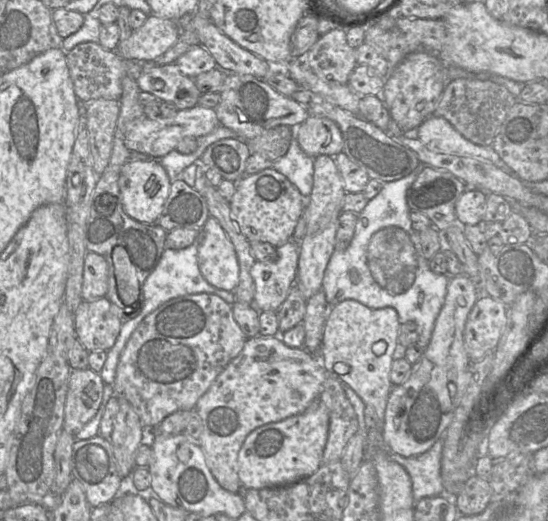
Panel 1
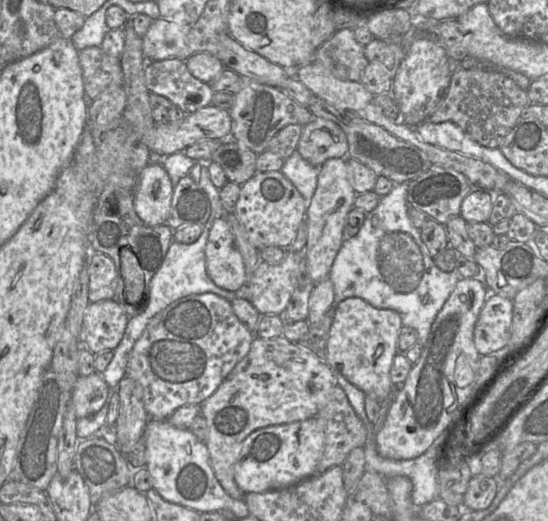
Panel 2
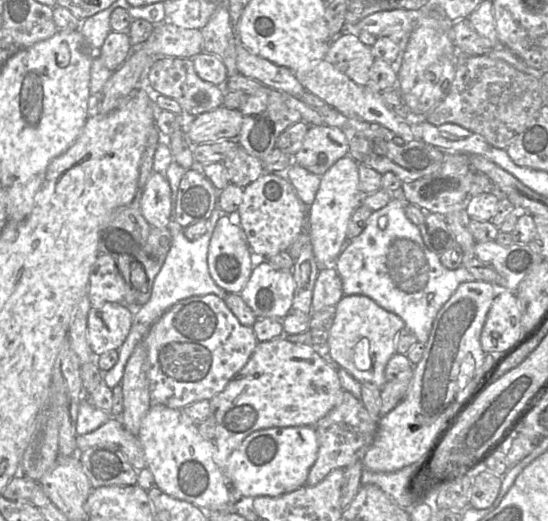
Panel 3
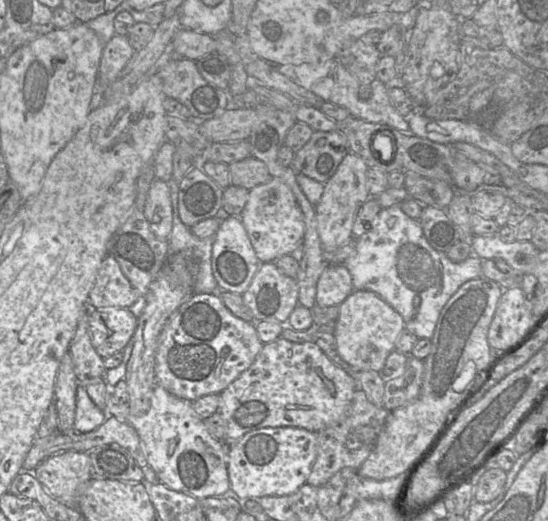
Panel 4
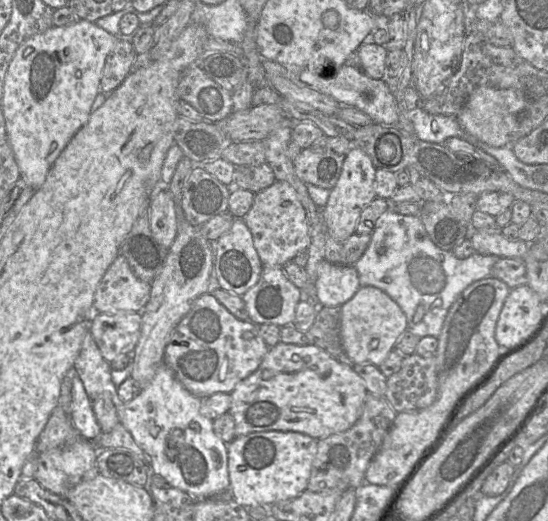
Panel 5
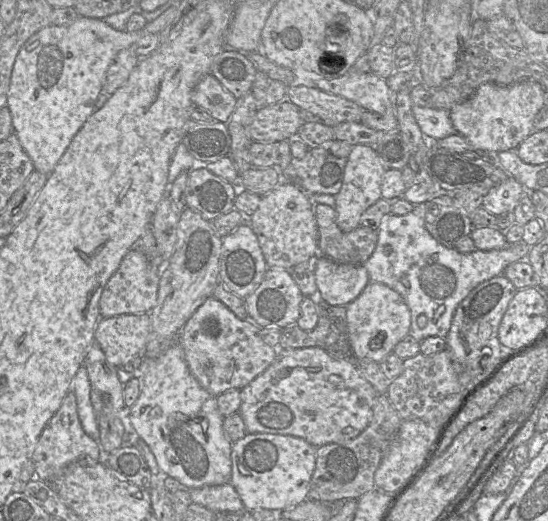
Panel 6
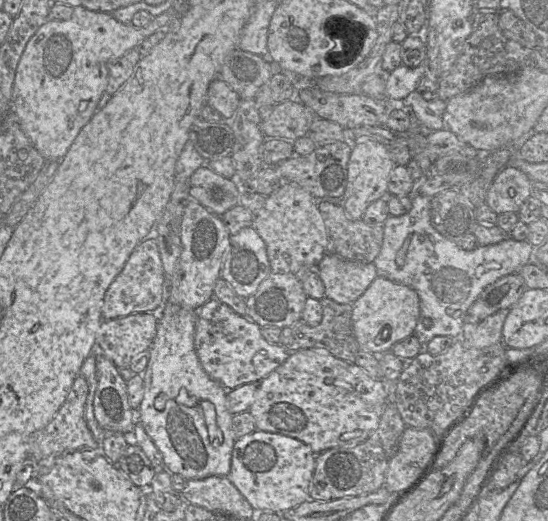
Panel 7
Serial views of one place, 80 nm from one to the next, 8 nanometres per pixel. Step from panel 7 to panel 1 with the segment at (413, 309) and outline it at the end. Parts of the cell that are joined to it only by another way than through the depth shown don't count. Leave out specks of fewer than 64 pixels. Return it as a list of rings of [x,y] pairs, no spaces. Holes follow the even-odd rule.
[[[344,300],[329,308],[319,350],[319,360],[327,375],[350,386],[365,405],[374,408],[381,431],[388,397],[393,387],[390,371],[398,344],[400,324],[398,313],[392,307],[371,309],[356,300]],[[378,341],[387,344],[387,349],[381,356],[372,352],[373,344]]]

